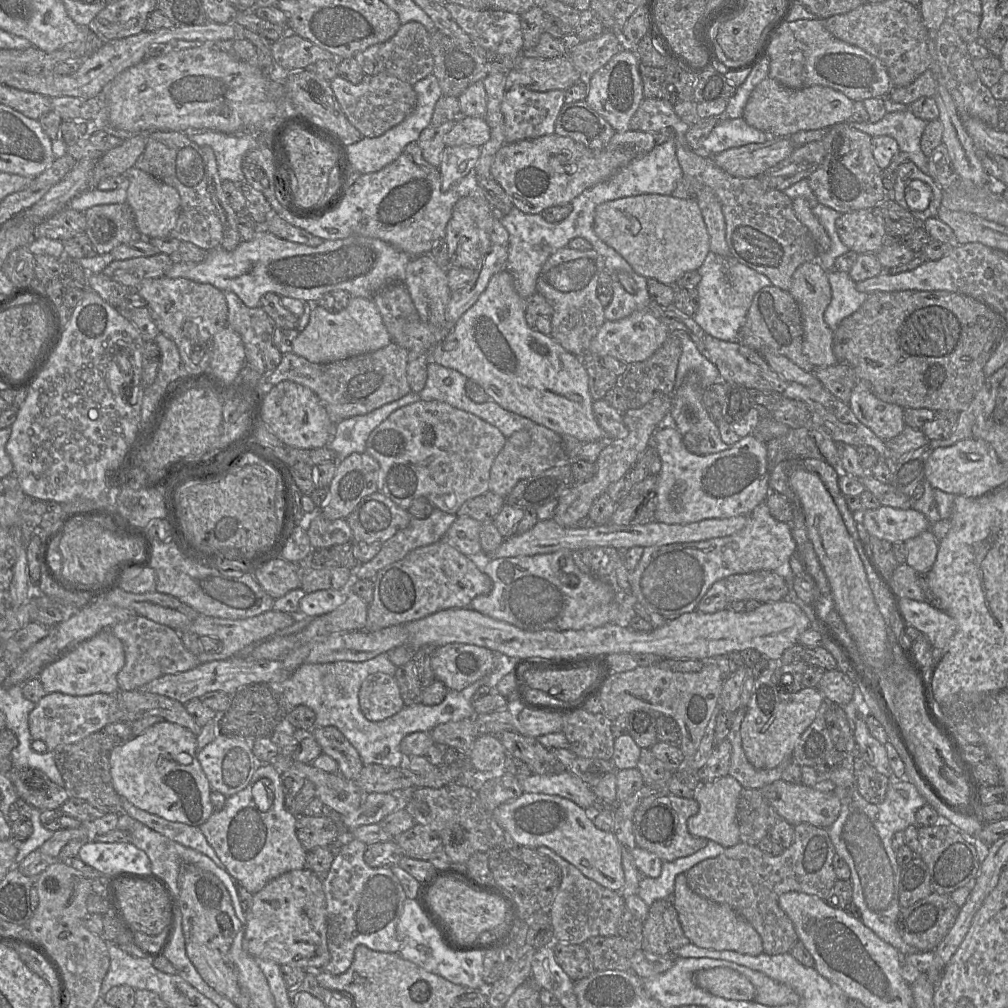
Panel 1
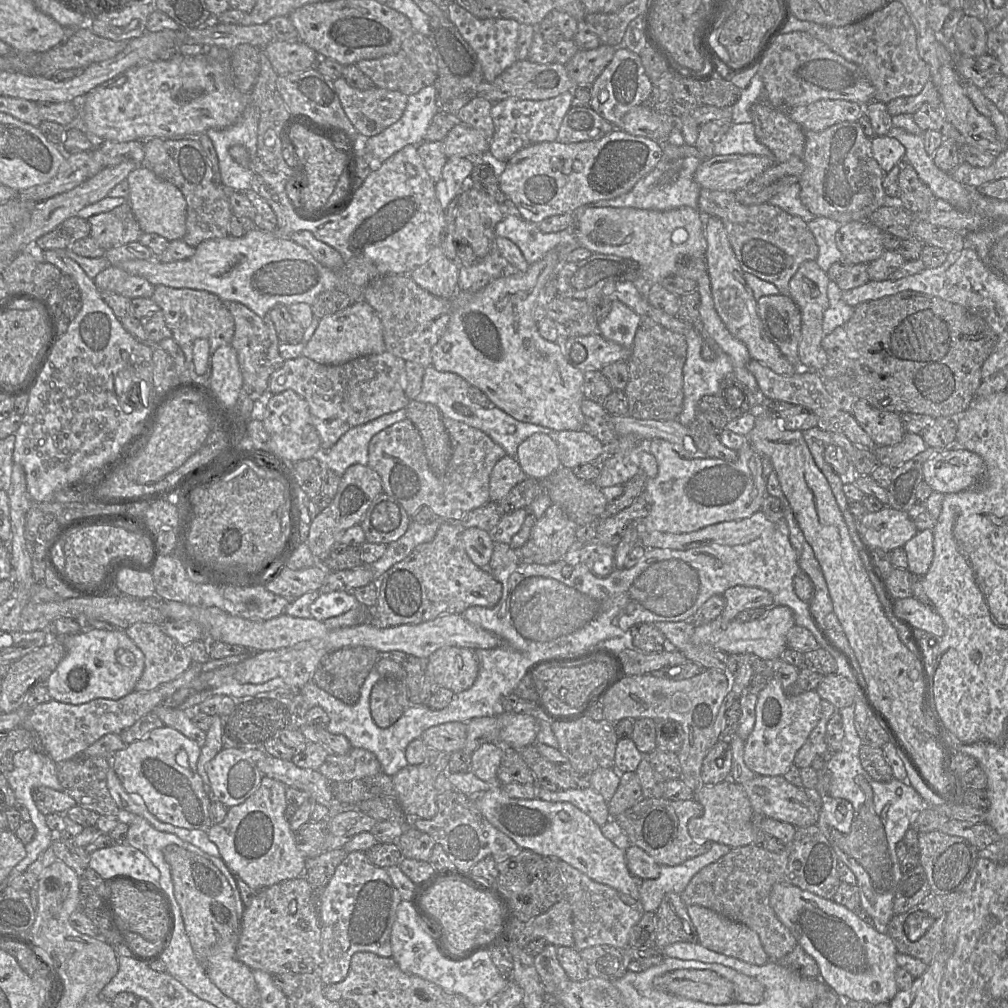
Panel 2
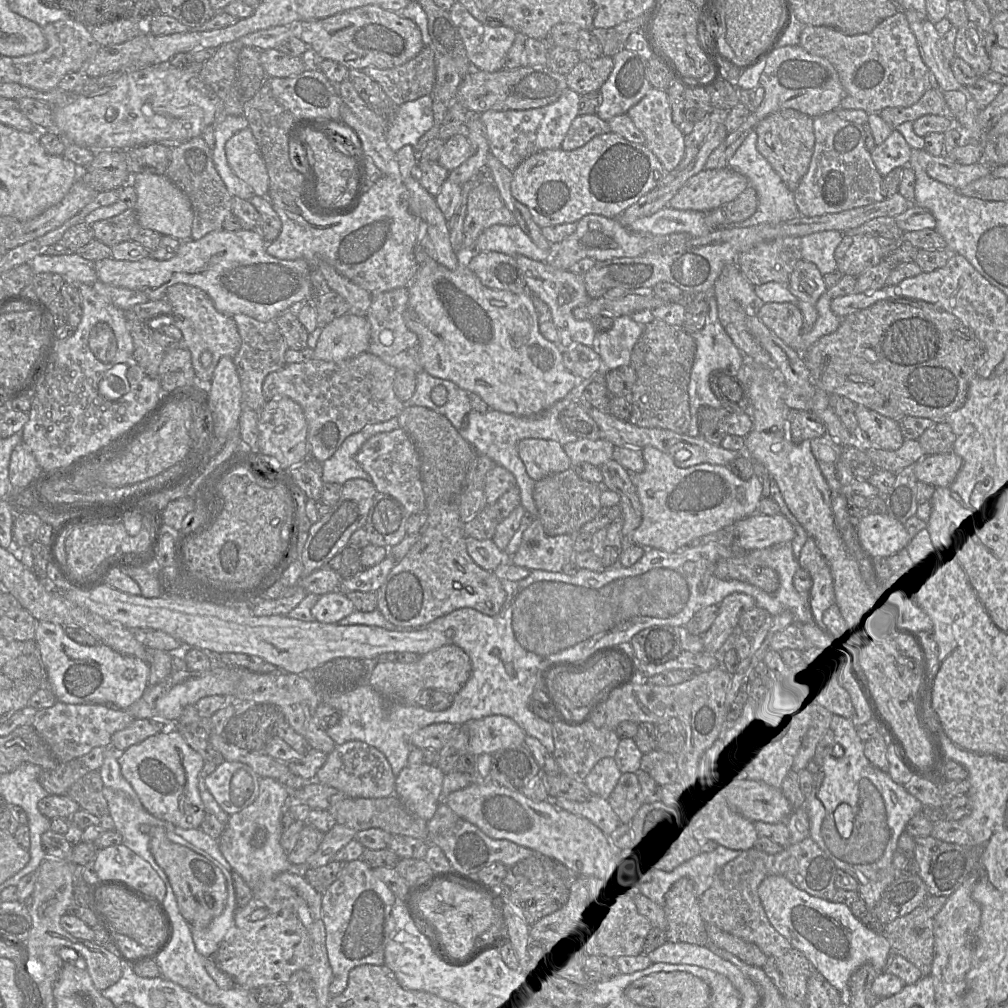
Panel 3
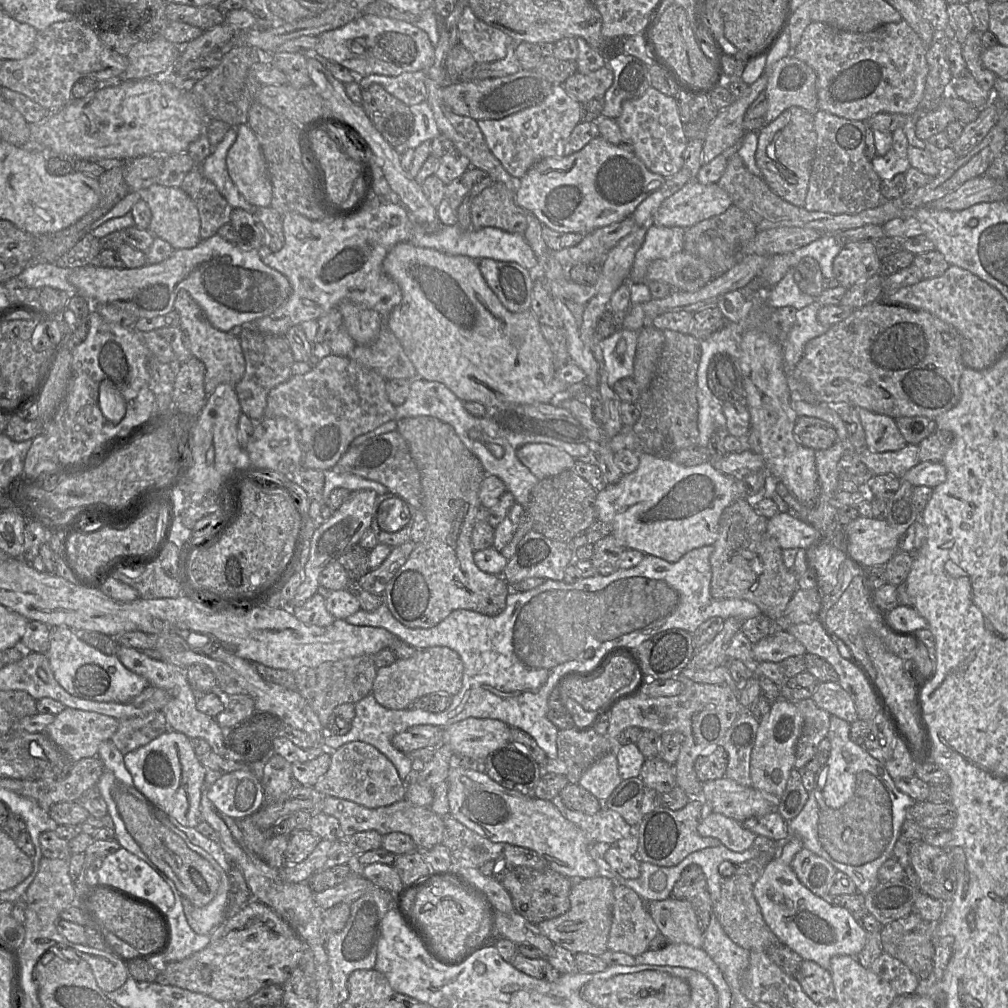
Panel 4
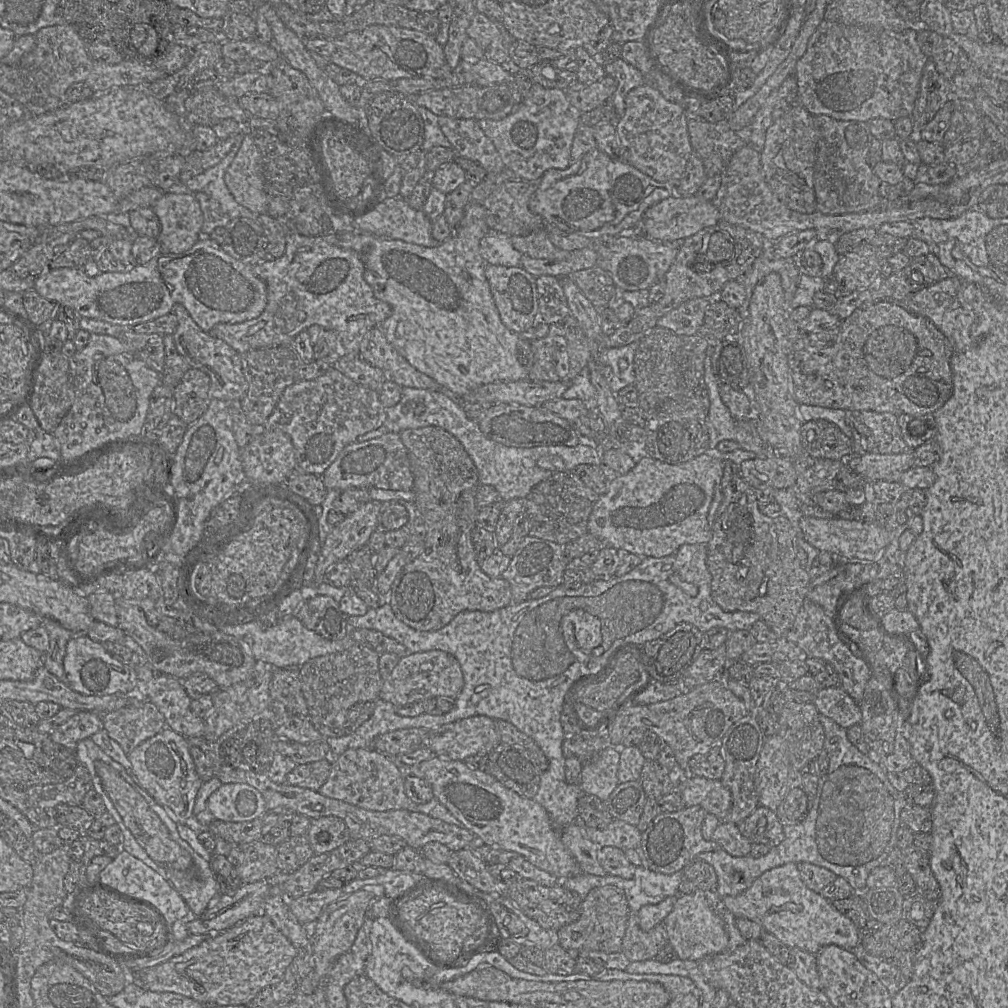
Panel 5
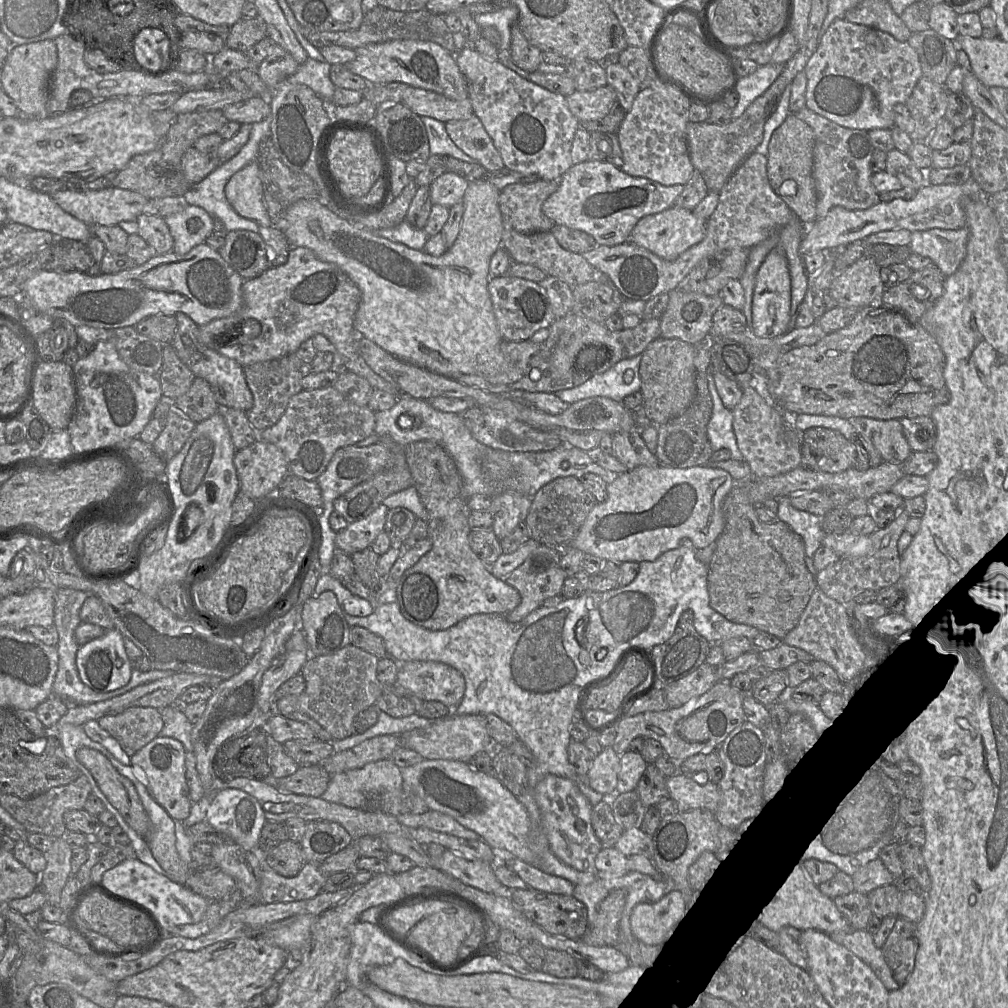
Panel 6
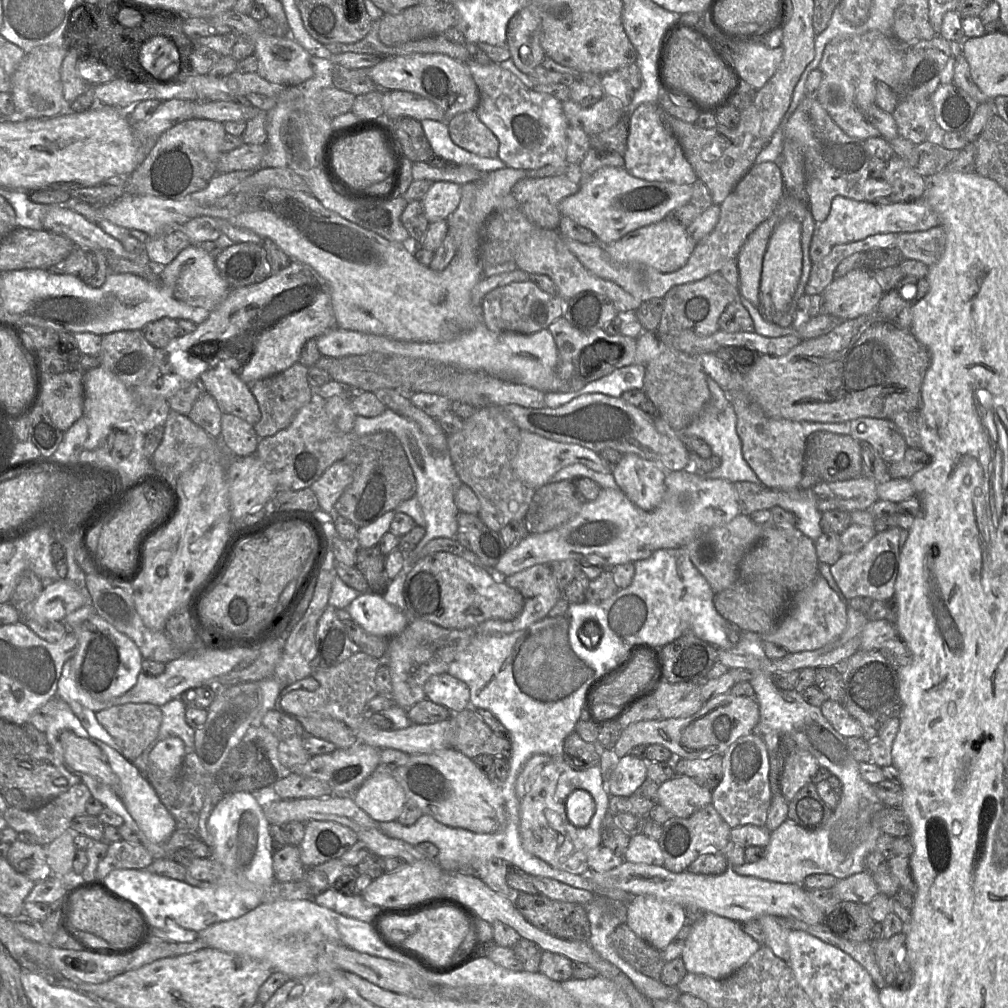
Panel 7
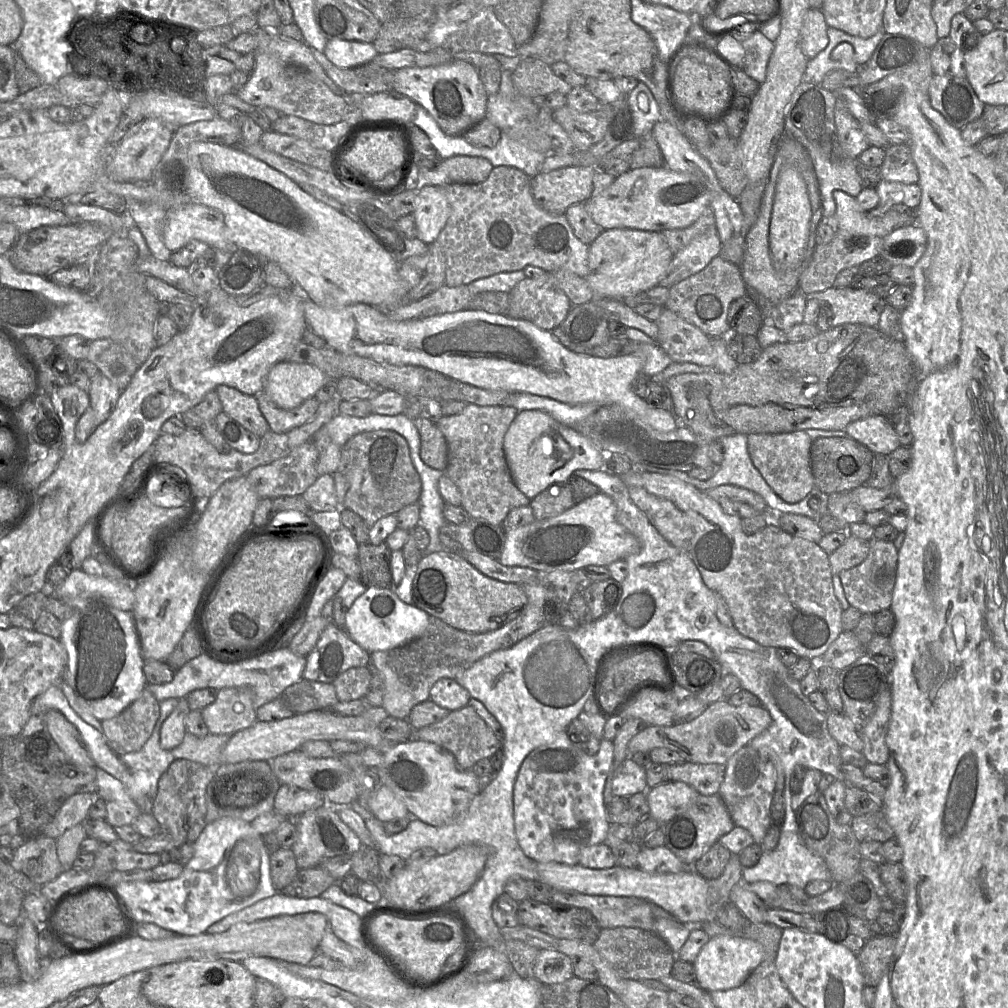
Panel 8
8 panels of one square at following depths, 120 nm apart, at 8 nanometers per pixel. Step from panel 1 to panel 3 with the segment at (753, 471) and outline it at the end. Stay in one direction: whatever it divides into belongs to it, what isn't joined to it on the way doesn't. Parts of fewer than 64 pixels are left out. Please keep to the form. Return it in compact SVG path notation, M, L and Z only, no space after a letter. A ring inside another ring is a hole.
M652 446L643 448L642 453L645 469L632 476L642 507L642 522L633 533L635 545L673 553L701 536L757 513L763 498L763 485L757 475L742 480L727 466L713 464L679 468L670 455Z

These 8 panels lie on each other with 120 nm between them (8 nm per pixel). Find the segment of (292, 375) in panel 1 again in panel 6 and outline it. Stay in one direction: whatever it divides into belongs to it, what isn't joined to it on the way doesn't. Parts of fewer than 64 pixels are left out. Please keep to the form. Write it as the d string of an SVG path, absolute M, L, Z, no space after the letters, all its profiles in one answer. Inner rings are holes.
M334 387L315 390L303 389L290 398L284 414L276 424L259 431L258 440L270 442L284 452L289 464L289 473L306 480L316 480L325 471L338 449L355 445L374 433L375 414L368 406L358 406L350 402Z

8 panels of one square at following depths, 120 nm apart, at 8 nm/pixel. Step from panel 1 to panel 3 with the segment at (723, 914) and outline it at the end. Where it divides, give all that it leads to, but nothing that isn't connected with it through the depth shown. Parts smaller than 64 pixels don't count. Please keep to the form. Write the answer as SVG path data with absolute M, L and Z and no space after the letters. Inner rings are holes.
M706 923L706 931L709 943L732 953L748 965L758 968L765 965L768 957L755 944L724 932L711 923Z

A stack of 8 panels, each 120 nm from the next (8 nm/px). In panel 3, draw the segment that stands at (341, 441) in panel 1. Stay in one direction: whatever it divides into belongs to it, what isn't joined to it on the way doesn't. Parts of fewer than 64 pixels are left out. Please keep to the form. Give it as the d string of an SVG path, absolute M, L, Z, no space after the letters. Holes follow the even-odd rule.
M394 417L386 422L368 425L361 431L348 436L333 456L322 463L322 481L340 485L356 478L372 481L370 475L357 462L356 455L372 436L398 428L400 428L398 417Z

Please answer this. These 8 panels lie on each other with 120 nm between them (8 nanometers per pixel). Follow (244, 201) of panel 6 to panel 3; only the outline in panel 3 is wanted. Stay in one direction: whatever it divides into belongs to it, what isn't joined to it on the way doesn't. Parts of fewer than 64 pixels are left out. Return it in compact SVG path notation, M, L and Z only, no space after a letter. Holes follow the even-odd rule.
M249 127L240 130L226 142L225 153L235 175L251 186L255 195L267 196L270 190L267 168Z

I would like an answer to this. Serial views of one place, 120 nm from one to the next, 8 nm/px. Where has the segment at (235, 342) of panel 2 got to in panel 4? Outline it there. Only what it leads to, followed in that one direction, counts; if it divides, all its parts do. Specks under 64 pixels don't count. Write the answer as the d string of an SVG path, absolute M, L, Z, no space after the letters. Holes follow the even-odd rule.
M238 328L233 333L238 336L245 360L245 373L234 388L242 412L251 420L259 421L264 417L268 393L289 380L295 360L284 336L261 333L250 328Z

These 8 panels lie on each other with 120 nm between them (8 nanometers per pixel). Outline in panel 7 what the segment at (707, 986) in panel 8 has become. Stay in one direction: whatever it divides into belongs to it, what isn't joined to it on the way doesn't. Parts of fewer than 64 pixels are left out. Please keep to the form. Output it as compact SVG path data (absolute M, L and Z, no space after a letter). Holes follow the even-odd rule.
M704 913L691 922L681 958L688 973L723 979L740 969L760 947L761 944L743 931L741 924L713 913Z

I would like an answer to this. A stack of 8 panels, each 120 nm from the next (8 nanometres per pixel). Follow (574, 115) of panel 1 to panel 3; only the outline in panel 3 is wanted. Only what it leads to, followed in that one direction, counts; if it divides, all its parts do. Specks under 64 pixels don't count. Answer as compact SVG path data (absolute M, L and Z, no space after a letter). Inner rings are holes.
M596 114L578 115L571 123L561 149L571 151L588 143L594 137L610 132L608 122Z

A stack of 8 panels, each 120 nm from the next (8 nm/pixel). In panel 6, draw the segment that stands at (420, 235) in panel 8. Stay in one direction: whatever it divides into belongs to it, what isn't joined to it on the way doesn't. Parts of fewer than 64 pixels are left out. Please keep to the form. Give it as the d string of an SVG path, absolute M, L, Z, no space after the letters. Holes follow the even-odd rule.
M446 171L430 185L432 205L438 204L451 208L463 201L468 185L469 182L464 177Z

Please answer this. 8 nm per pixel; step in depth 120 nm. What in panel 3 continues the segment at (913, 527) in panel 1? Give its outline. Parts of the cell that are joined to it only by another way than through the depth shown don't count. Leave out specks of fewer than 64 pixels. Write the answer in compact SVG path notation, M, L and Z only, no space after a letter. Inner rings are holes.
M871 514L863 517L857 527L858 542L861 552L872 561L875 557L889 557L906 548L910 542L907 530L903 523L889 514Z

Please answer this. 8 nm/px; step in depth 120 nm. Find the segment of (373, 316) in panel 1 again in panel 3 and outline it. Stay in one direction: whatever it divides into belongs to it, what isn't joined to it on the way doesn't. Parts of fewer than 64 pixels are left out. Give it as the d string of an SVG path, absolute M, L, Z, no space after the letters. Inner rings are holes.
M347 313L327 324L313 350L313 358L344 361L369 350L370 323L366 316Z

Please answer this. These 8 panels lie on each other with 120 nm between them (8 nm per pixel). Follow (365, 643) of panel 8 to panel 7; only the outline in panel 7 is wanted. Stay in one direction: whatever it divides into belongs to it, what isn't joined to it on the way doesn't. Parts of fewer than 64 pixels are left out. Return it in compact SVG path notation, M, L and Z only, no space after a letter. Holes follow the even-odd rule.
M361 593L346 608L350 618L366 632L384 638L401 634L409 624L406 613L385 601L381 594Z

